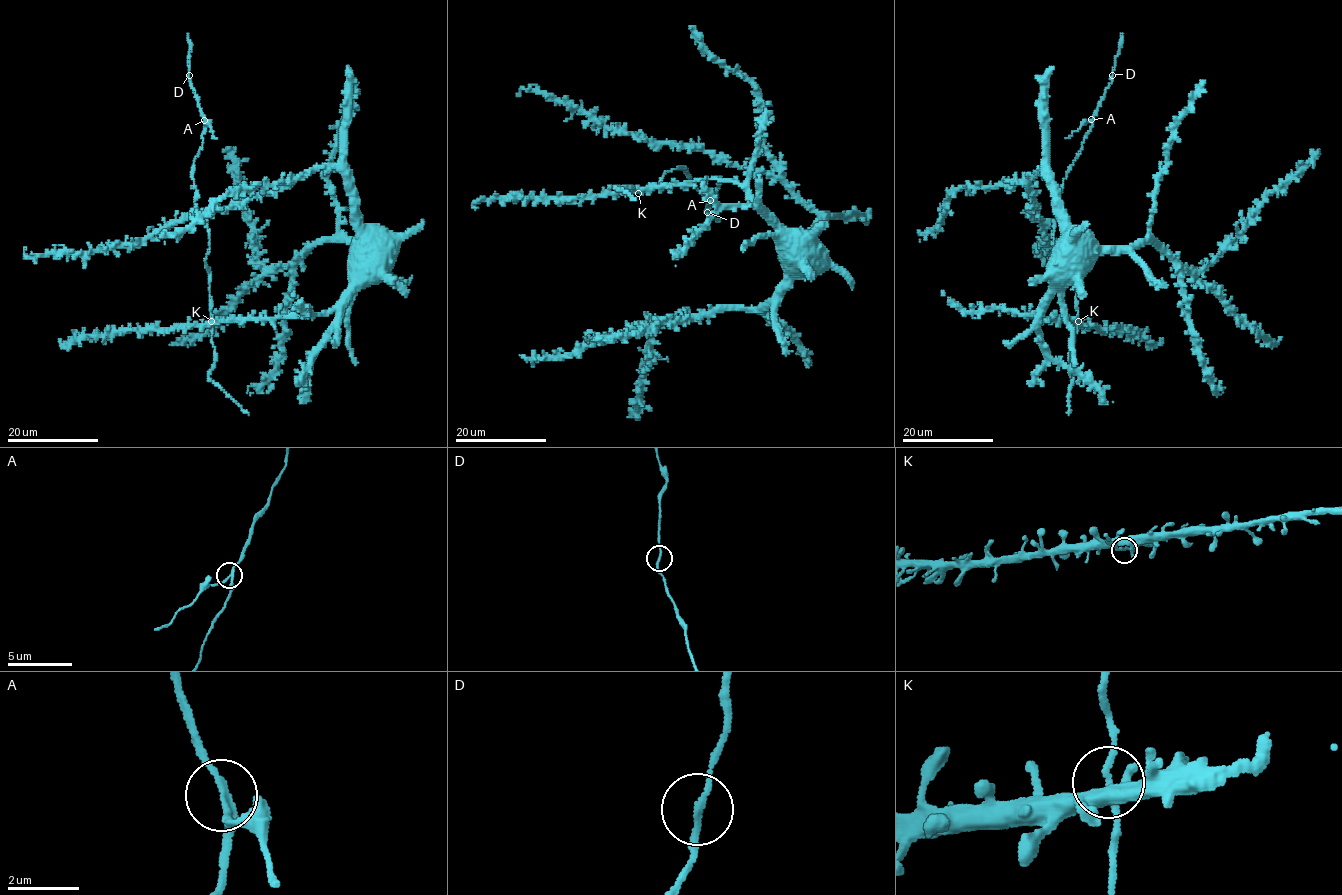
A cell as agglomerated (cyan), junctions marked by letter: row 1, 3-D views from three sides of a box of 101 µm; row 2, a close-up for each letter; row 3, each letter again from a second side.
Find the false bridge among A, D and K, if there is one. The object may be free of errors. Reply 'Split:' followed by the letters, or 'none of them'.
Split: A

